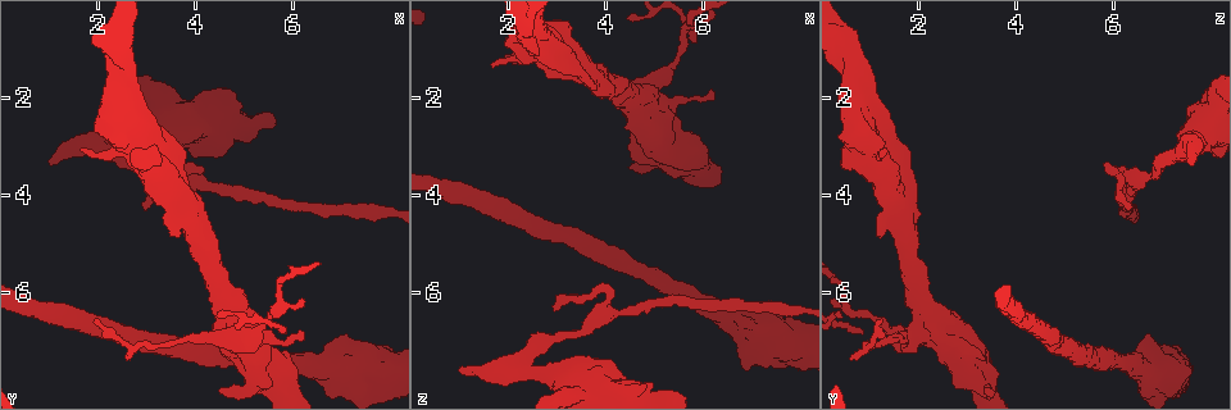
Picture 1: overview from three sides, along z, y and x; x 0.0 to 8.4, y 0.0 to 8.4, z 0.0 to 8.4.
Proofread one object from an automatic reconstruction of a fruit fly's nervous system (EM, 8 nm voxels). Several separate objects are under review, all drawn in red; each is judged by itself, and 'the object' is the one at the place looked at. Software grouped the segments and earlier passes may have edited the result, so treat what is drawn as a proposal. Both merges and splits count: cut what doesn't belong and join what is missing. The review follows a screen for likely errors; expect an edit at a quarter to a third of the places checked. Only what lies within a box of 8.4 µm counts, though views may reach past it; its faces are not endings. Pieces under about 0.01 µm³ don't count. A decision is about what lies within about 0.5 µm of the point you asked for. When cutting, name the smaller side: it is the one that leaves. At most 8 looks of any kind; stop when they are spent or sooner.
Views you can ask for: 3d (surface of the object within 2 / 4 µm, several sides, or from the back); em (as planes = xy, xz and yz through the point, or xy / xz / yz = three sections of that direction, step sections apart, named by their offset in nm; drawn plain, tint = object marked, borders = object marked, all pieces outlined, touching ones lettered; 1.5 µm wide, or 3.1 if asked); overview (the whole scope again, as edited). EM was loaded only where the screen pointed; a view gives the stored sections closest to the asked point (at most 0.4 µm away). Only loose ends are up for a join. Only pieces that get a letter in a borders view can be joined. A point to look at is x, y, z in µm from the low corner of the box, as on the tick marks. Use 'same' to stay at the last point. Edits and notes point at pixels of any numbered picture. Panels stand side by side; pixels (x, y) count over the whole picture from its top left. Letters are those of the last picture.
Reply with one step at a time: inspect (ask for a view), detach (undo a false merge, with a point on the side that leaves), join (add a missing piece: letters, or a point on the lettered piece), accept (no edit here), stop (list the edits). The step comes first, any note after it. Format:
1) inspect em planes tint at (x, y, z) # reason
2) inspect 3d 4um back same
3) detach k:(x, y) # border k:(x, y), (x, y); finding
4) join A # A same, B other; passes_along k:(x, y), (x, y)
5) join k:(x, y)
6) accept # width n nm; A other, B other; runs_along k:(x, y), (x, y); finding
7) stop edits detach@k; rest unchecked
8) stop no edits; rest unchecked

inspect em xy step 4 borders at (6.85, 7.70, 7.60) # free end

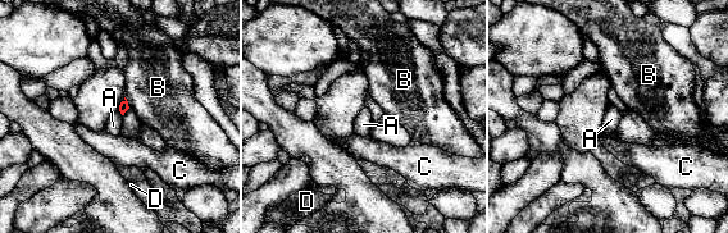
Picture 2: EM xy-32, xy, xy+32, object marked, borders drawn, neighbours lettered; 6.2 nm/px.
inspect em planes borders same

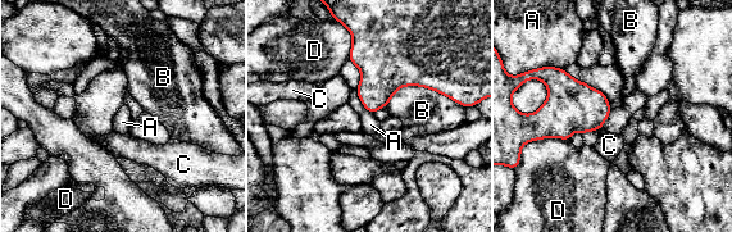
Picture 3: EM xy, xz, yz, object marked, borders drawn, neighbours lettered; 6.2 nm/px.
accept # A other, B other, C other, D other; border 3:(354, 90), (360, 103), (372, 113); none of them fits

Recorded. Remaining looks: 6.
inspect 3d 4um at (3.90, 3.60, 6.40)

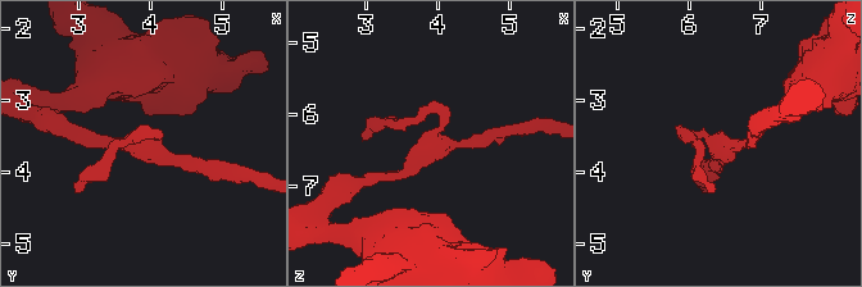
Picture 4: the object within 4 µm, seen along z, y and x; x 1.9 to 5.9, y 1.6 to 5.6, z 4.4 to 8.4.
inspect em xy step 4 tint at (3.85, 3.60, 6.45)

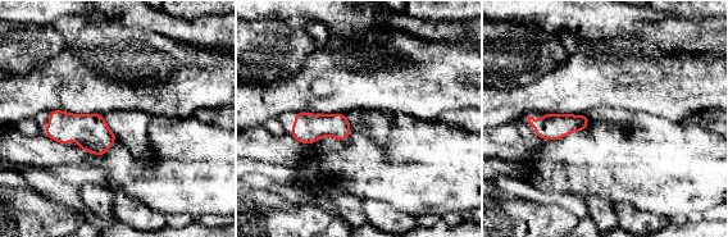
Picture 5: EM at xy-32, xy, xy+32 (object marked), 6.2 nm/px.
inspect em planes borders same

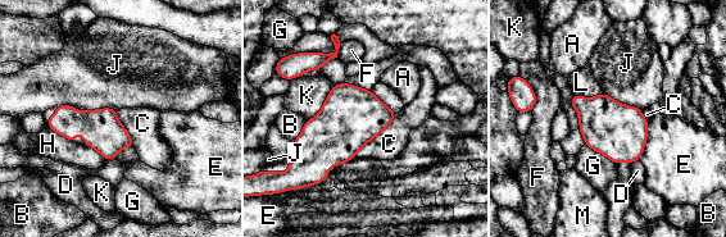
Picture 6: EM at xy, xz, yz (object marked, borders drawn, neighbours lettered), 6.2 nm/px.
accept # A other, B other, C other, D other, E other, F other, G other, H other, J other, K other, L other, M other; border 6:(603, 92), (641, 110); all the same cell

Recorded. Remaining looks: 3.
inspect em planes borders at (1.00, 3.40, 7.60) # stops while still wide

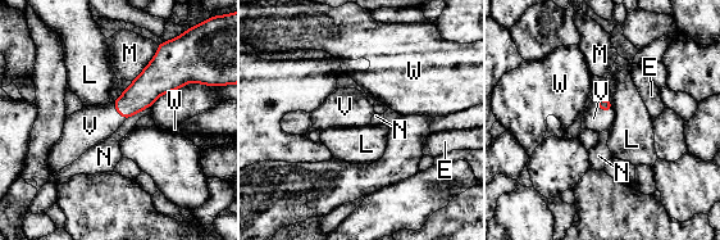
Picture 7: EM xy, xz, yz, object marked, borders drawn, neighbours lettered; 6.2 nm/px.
join V # E other, L other, M other, N other, V same, W other; passes_along 7:(605, 105), (601, 109), (593, 118); the cell continues

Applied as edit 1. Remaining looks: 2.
stop edits join@7; rest unchecked

